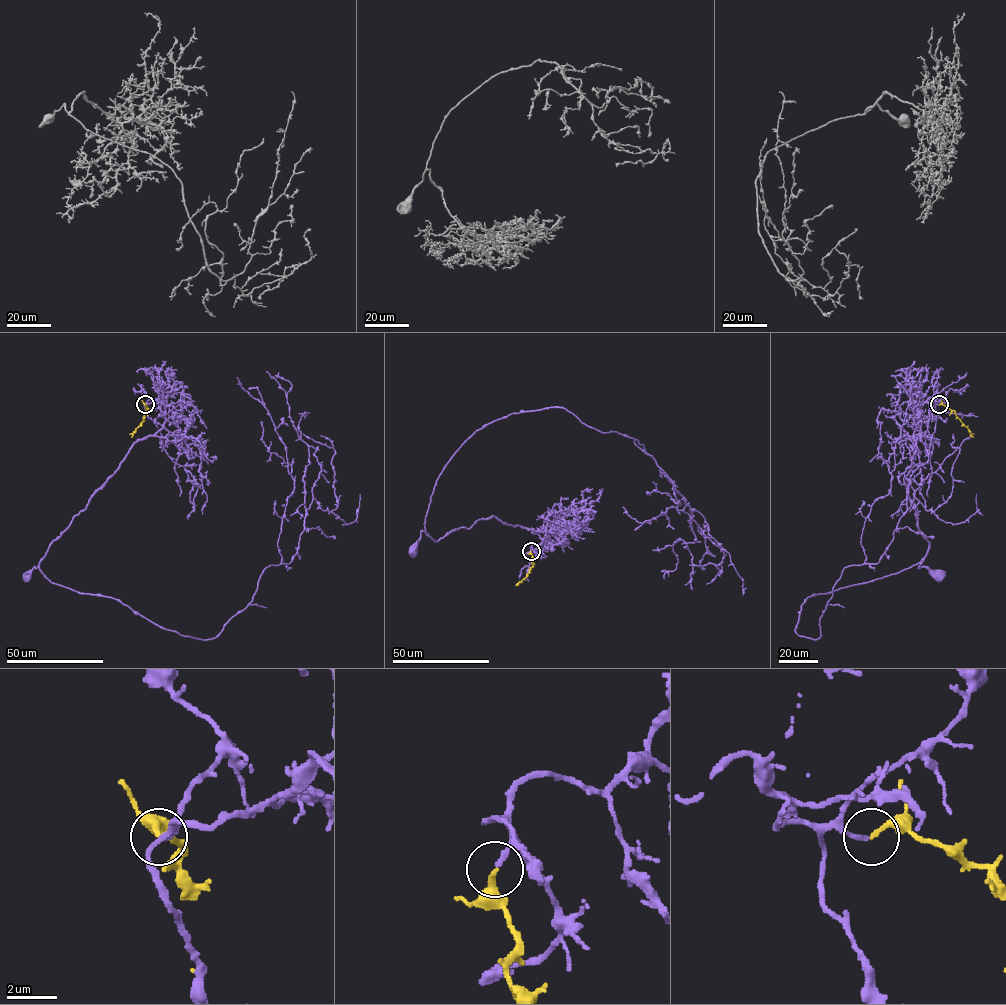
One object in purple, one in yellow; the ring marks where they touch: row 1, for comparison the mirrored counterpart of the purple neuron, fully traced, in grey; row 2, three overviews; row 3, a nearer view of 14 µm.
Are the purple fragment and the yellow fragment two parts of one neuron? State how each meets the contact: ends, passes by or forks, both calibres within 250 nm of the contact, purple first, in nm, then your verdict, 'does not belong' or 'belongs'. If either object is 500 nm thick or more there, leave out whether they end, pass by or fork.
purple ends there; yellow ends there; 190 nm thick on the purple side, 200 nm on the other; belongs

